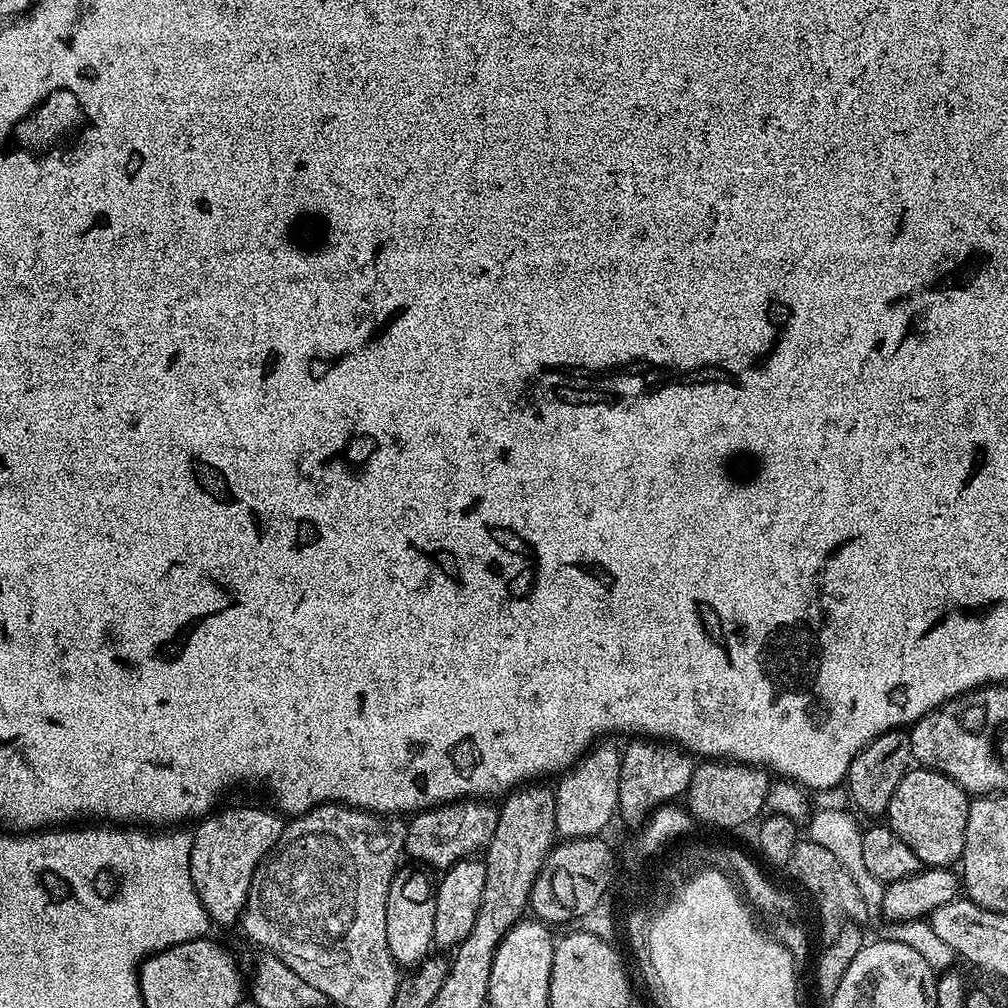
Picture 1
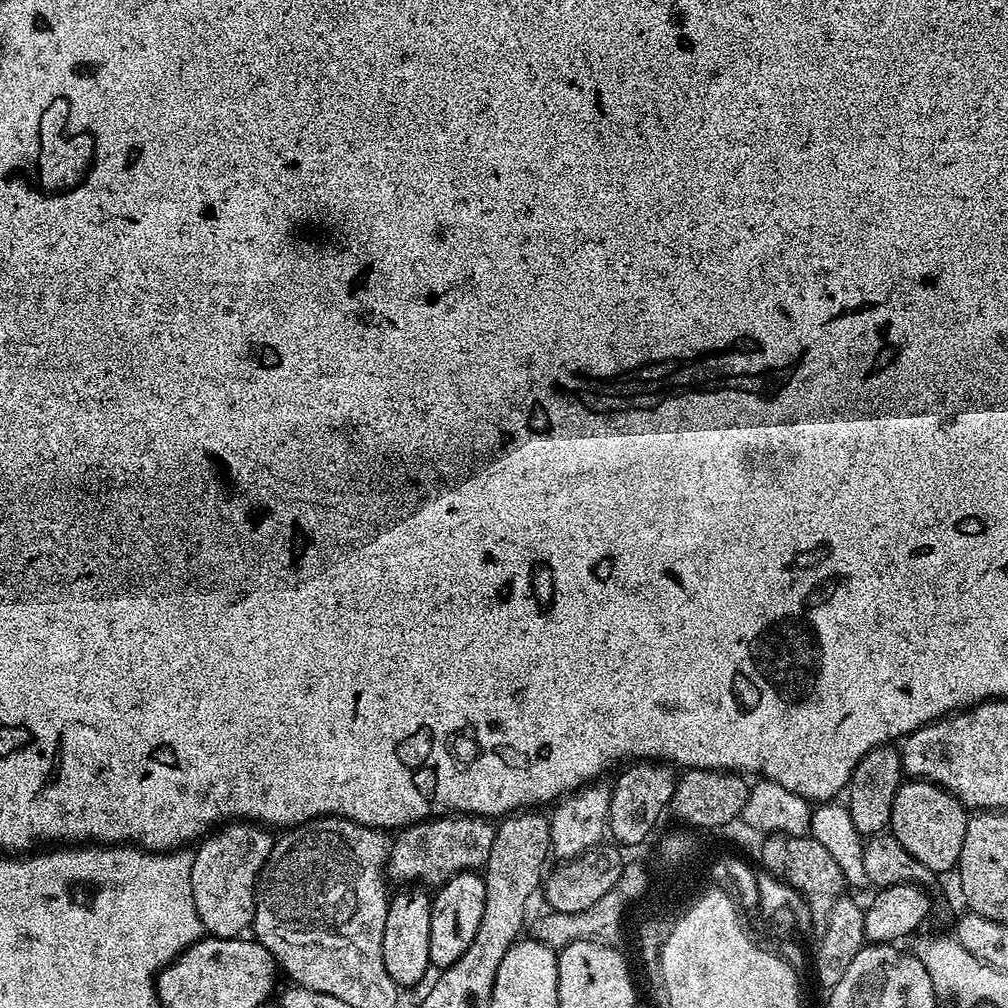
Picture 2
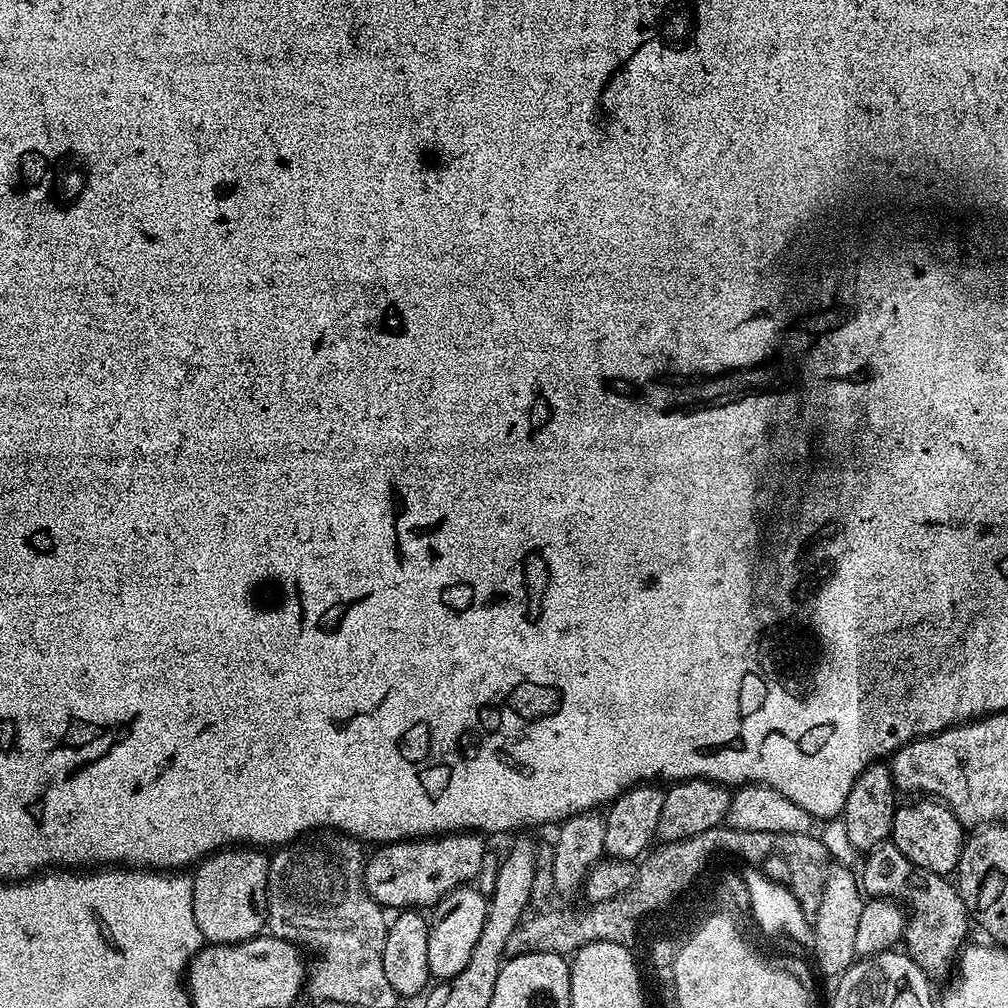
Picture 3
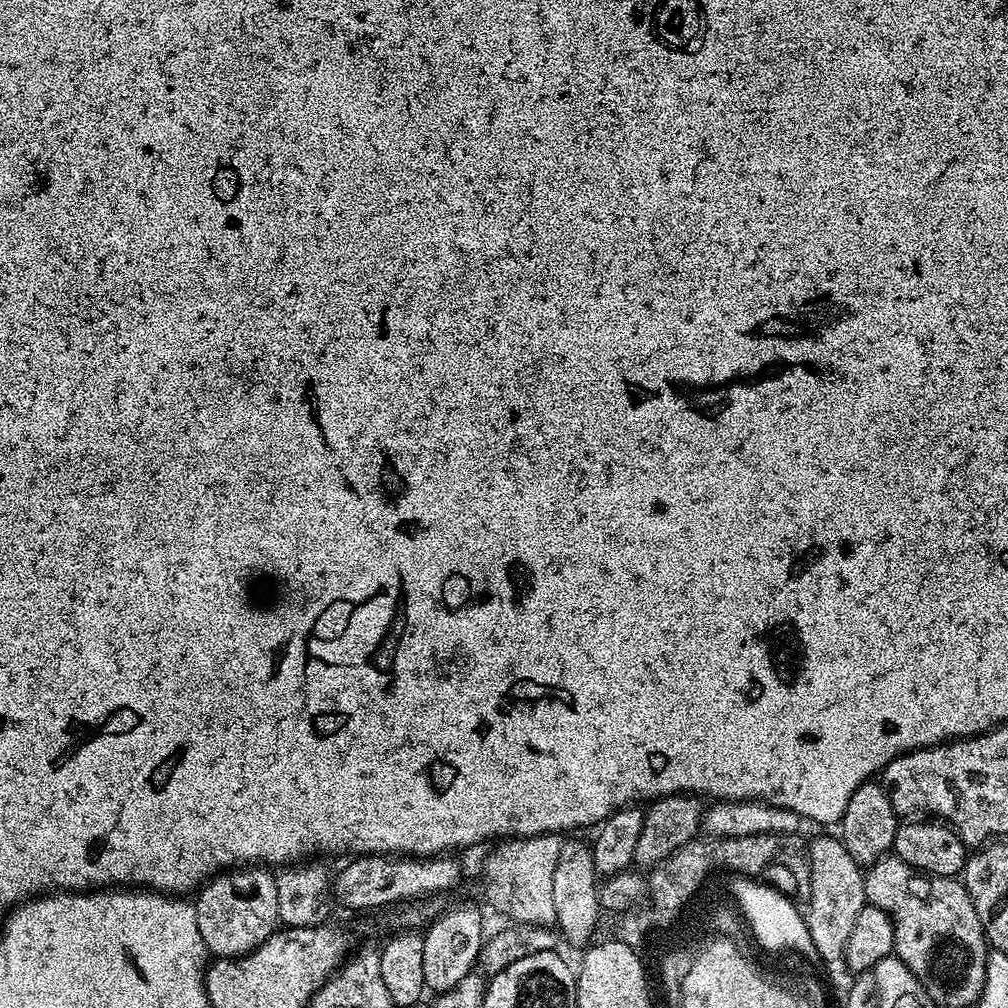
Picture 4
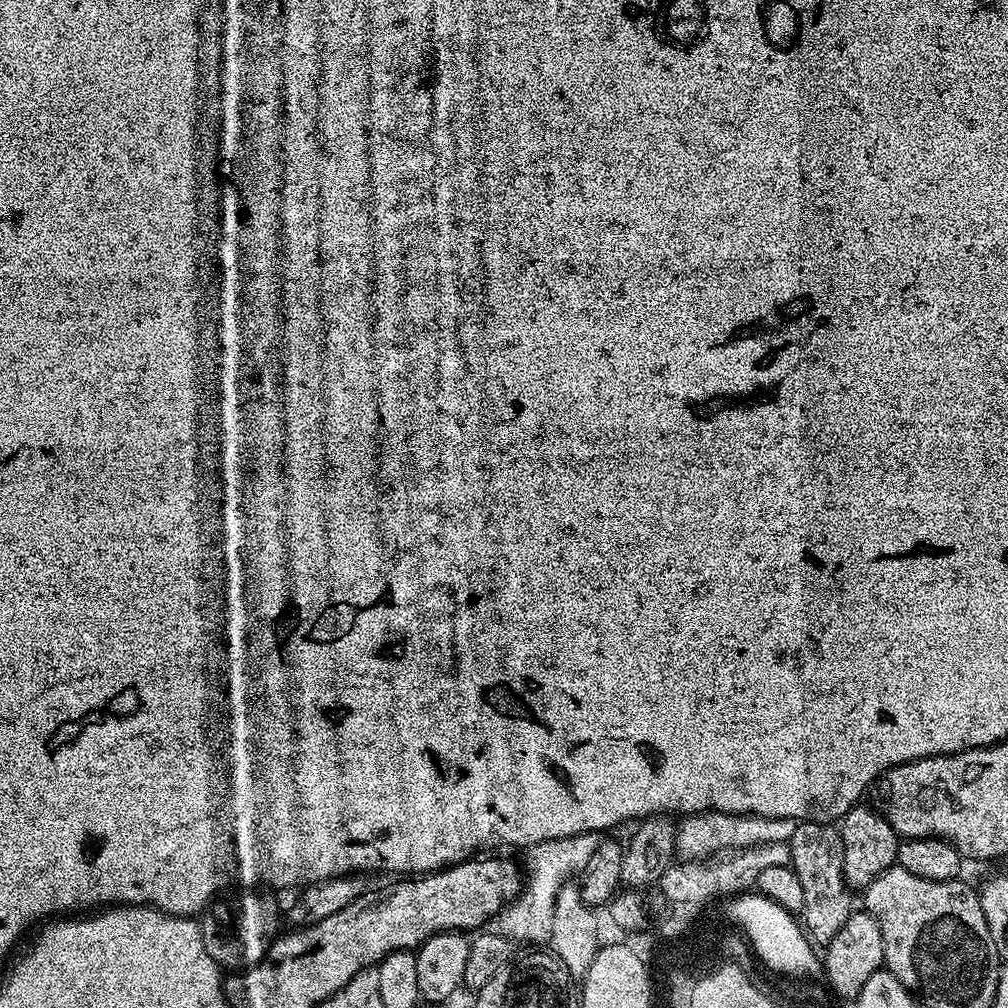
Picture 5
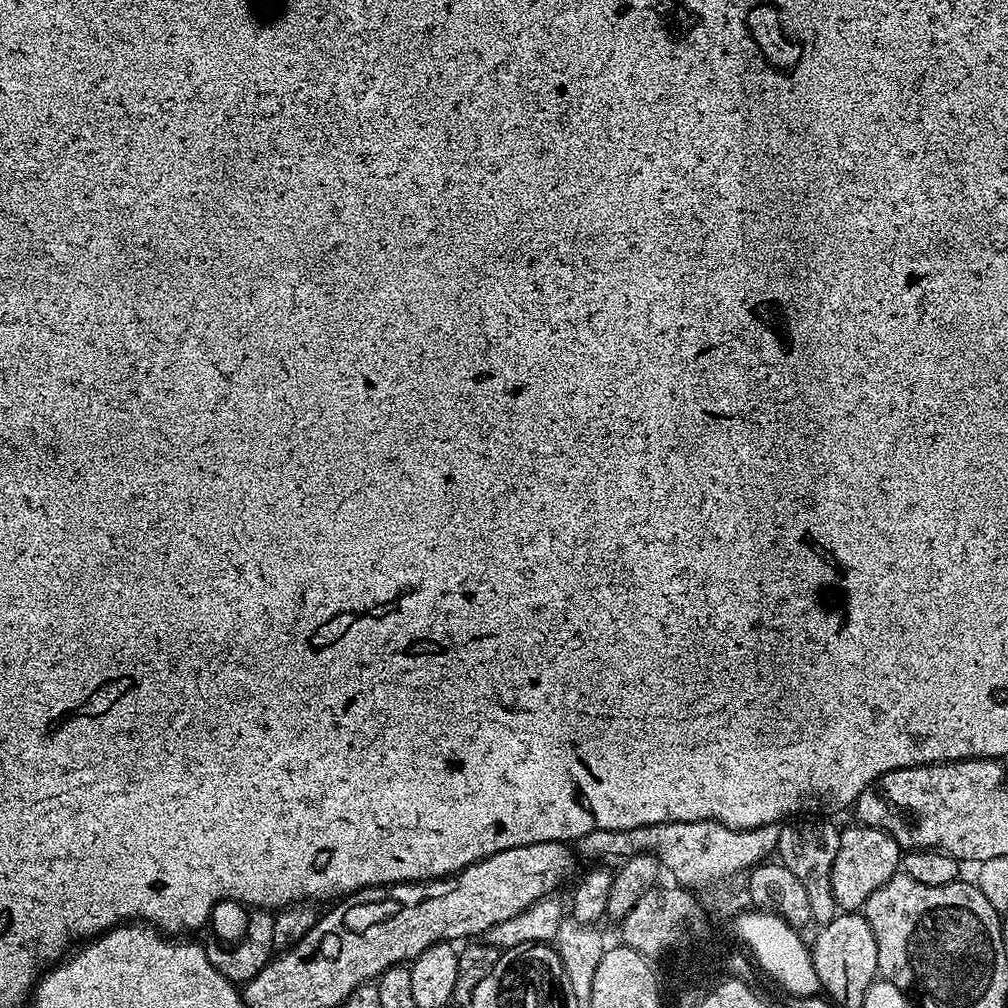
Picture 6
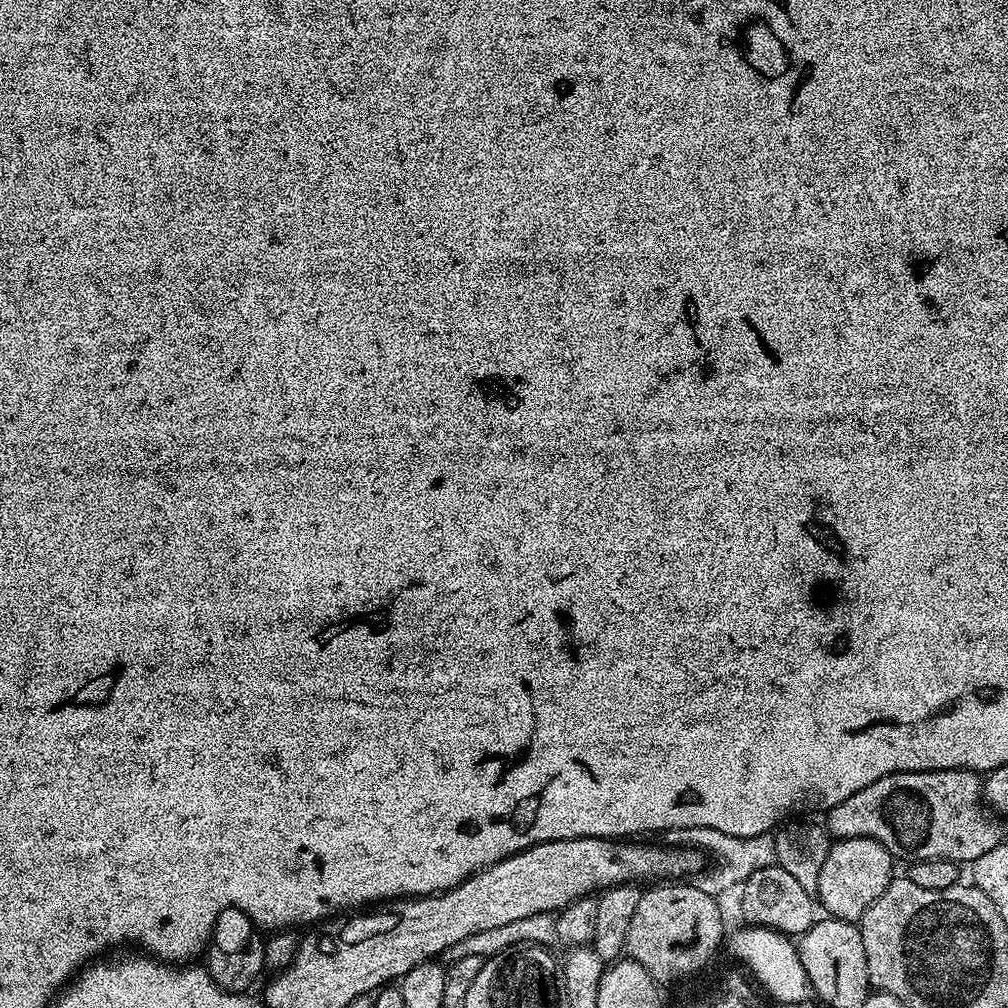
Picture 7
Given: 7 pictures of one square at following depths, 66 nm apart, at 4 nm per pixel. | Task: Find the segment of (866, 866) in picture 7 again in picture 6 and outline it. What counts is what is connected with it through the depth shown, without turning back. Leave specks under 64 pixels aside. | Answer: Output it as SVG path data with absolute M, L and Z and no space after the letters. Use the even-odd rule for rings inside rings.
M853 823L853 828L841 831L838 854L835 855L833 870L830 874L830 886L836 899L837 909L863 909L866 898L878 890L889 878L900 872L902 849L890 834L880 828L871 828L865 824Z

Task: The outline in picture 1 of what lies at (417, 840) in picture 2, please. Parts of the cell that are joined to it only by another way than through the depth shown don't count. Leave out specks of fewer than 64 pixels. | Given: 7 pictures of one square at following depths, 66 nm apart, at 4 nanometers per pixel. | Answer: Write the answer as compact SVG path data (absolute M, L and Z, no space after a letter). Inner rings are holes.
M469 798L441 804L435 808L415 813L407 823L405 855L412 856L417 863L440 872L460 860L469 859L487 848L494 836L499 809L482 798Z

